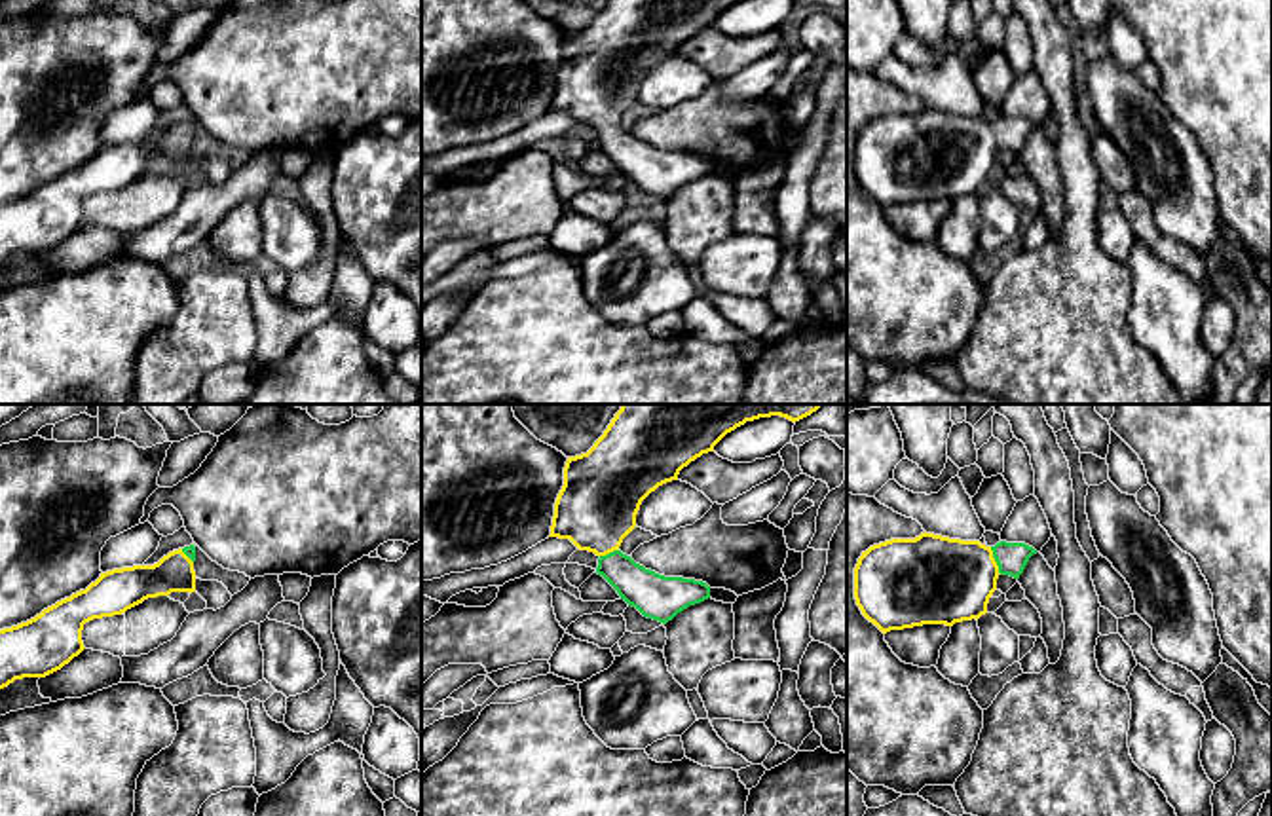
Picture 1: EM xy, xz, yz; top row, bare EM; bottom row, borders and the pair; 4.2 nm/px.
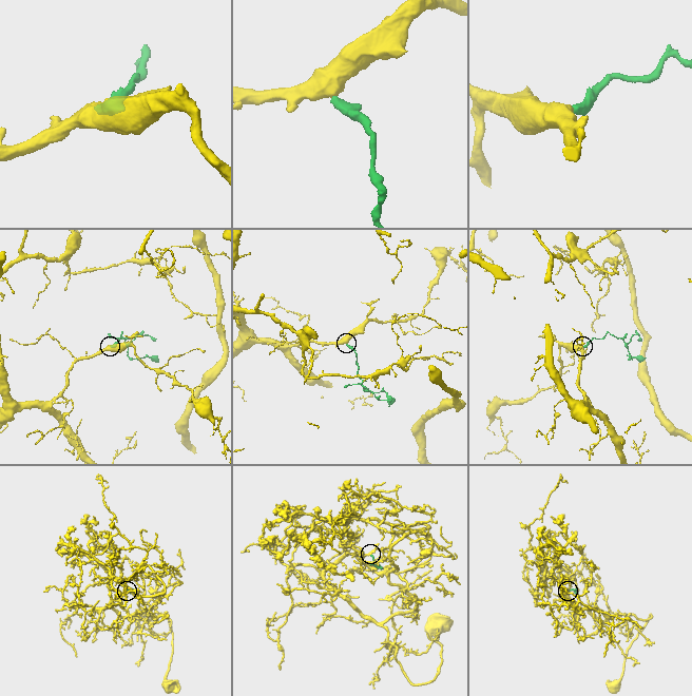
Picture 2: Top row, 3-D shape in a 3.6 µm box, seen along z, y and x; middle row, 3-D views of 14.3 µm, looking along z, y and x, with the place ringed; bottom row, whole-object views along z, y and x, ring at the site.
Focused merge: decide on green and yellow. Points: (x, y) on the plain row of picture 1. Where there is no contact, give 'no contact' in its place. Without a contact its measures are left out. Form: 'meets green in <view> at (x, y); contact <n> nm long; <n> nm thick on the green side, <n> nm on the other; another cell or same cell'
meets green in yz at (995, 135); contact 130 nm long; 130 nm thick on the green side, 360 nm on the other; same cell

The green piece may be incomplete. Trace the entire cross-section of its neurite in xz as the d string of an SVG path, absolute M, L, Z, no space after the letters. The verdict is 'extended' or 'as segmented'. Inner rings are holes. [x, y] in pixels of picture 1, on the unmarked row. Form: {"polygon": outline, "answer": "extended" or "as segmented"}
{"polygon": "M608 0L587 28L568 32L549 112L570 114L579 125L594 127L596 148L617 165L621 175L644 192L666 199L689 180L708 175L710 161L702 156L664 152L645 144L619 121L636 102L642 76L659 61L678 55L683 42L714 27L714 21L737 2L740 0Z", "answer": "extended"}

